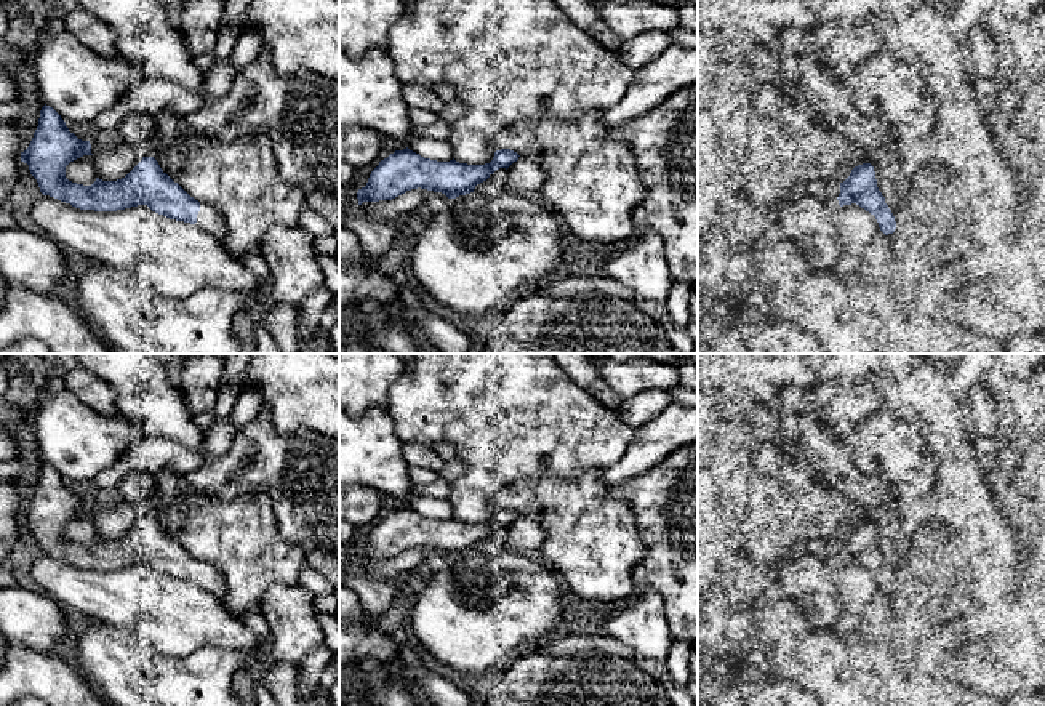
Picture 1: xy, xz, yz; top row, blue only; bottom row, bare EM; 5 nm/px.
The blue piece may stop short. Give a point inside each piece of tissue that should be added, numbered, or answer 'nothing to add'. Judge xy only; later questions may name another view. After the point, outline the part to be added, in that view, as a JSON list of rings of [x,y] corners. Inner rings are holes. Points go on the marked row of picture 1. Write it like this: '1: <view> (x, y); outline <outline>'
1: xy (208, 218); outline [[[200,202],[200,211],[197,215],[195,224],[211,234],[219,242],[224,239],[224,218],[216,208],[206,203]]]

